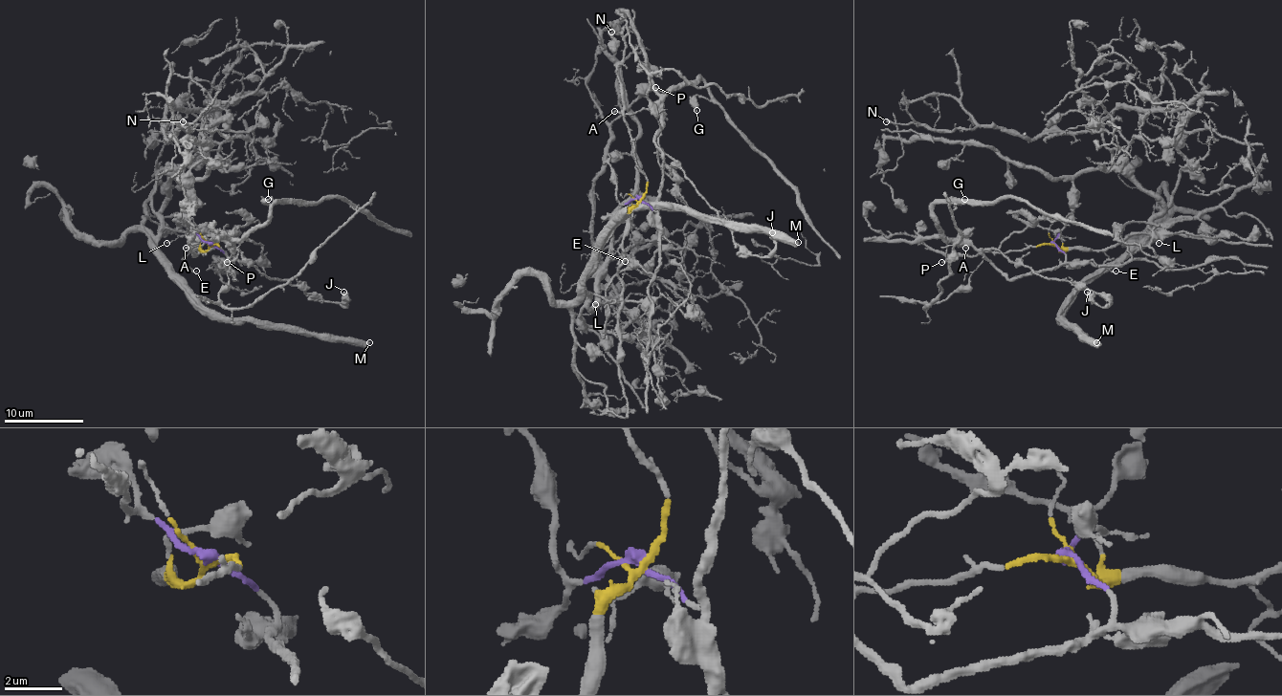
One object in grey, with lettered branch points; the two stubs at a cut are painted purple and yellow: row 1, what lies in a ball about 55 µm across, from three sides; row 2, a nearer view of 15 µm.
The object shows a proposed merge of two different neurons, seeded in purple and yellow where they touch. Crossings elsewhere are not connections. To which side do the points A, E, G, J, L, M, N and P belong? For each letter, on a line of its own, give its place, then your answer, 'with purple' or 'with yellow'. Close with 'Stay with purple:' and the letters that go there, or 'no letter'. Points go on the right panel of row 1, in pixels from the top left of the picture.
A: at (965, 248); with purple
E: at (1116, 271); with yellow
G: at (964, 199); with purple
J: at (1087, 292); with purple
L: at (1159, 243); with yellow
M: at (1096, 342); with yellow
N: at (886, 121); with yellow
P: at (941, 262); with purple
Stay with purple: A, G, J, P

